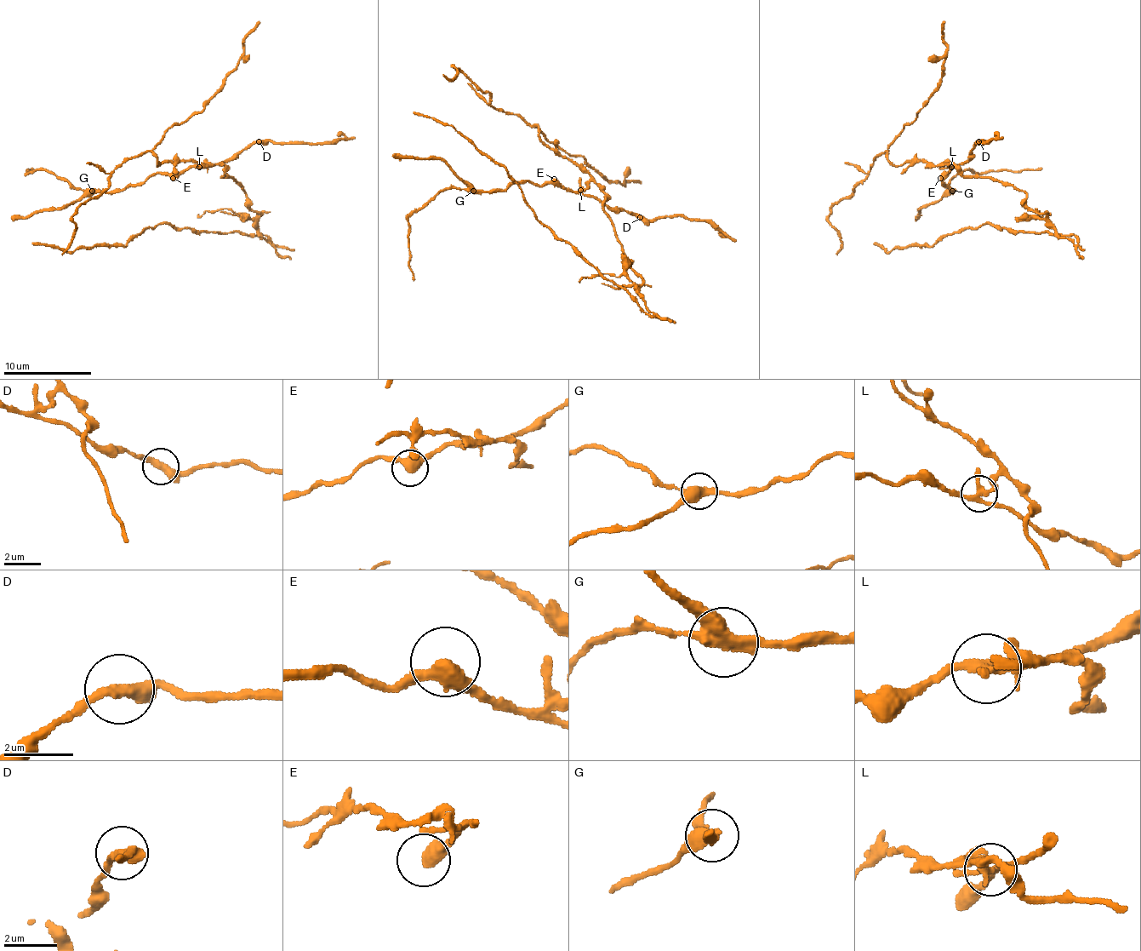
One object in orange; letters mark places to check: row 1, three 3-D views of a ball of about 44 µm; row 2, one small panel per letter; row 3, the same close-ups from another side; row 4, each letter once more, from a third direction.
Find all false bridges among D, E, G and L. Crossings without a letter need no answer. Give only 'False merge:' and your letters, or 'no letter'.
False merge: G, L

